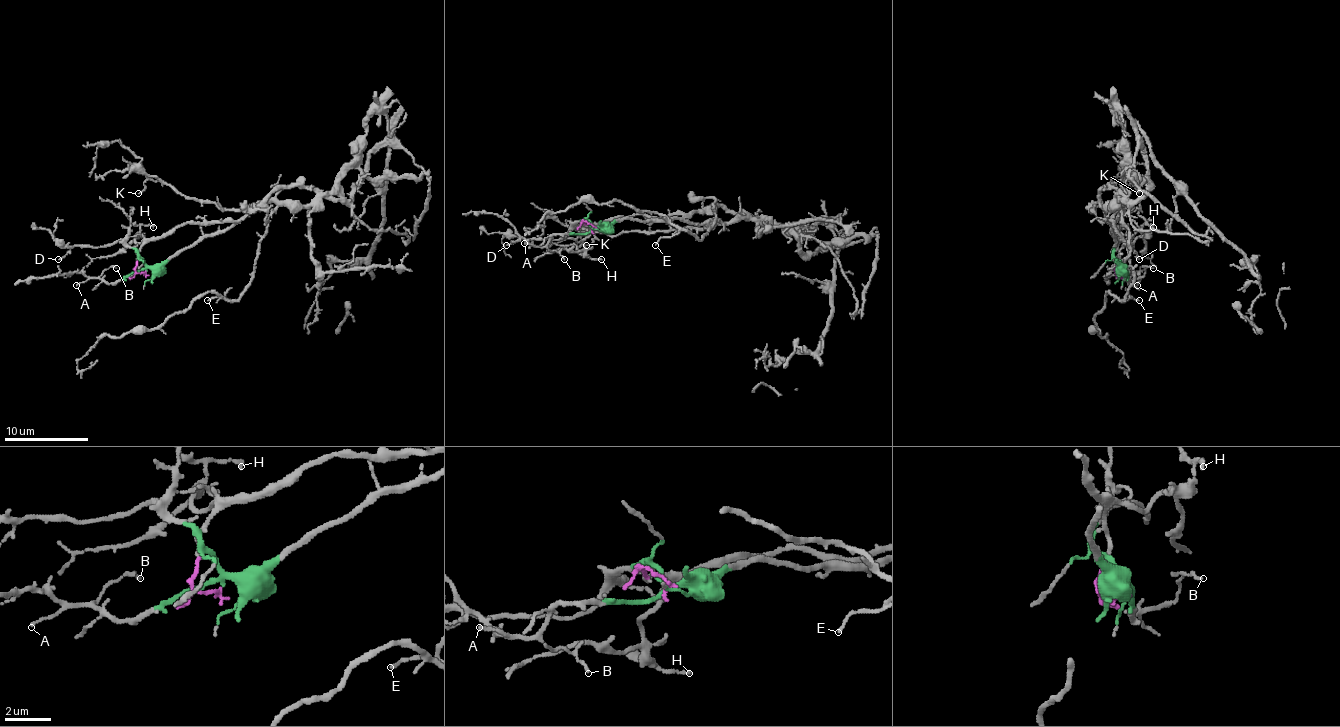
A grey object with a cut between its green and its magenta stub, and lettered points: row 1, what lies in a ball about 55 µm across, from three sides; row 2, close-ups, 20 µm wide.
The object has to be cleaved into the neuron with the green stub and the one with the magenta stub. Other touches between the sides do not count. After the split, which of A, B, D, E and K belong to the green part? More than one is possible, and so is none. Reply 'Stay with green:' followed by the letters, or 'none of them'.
Stay with green: A, B, D, E, K

